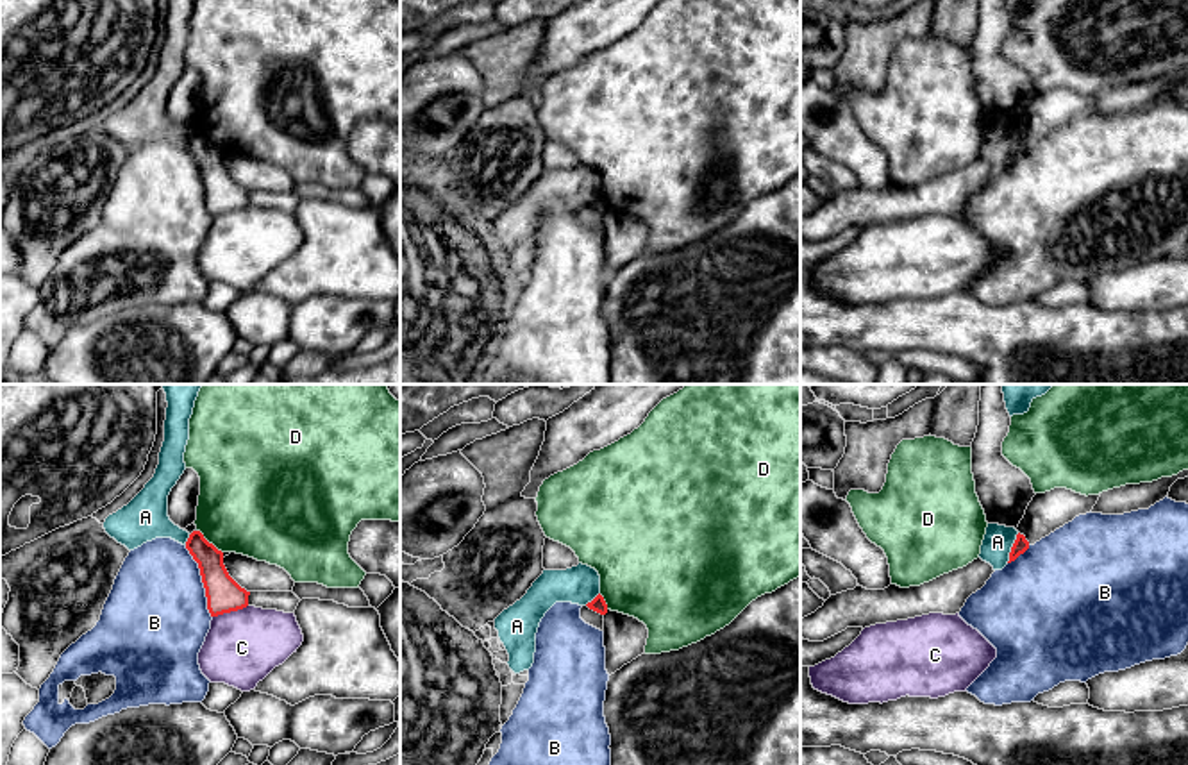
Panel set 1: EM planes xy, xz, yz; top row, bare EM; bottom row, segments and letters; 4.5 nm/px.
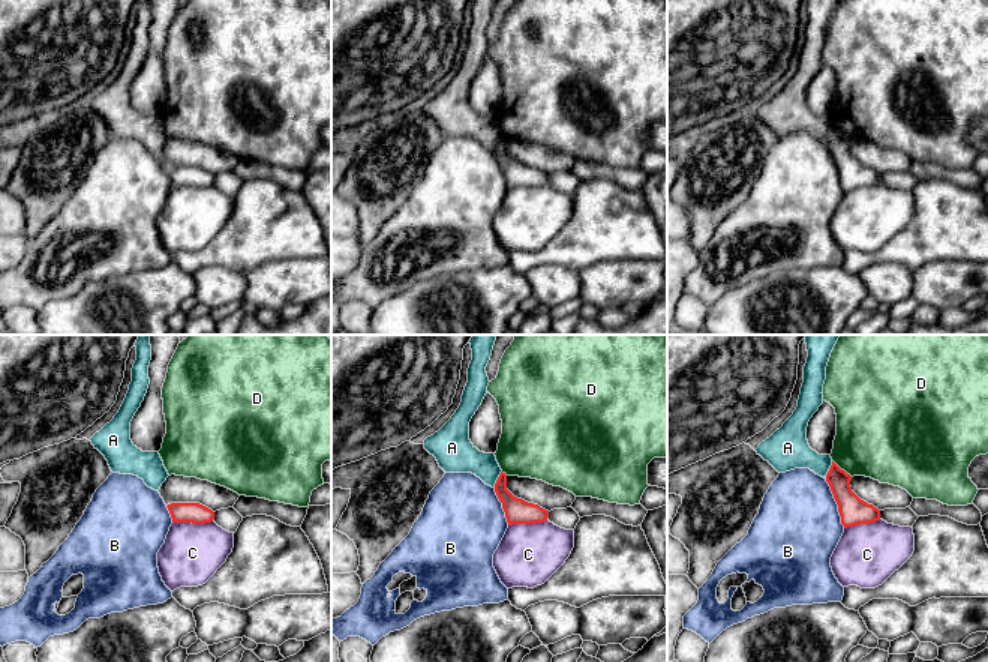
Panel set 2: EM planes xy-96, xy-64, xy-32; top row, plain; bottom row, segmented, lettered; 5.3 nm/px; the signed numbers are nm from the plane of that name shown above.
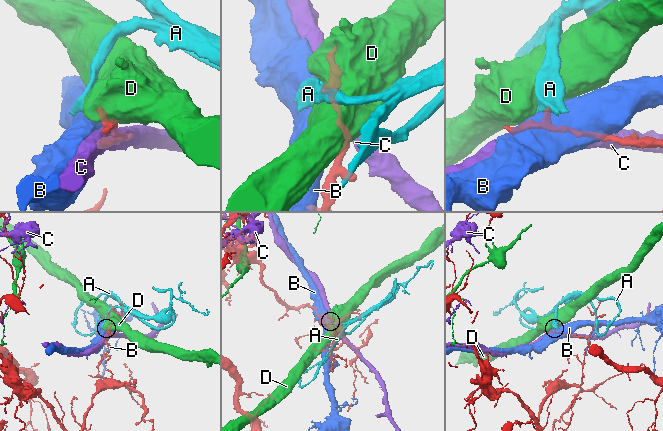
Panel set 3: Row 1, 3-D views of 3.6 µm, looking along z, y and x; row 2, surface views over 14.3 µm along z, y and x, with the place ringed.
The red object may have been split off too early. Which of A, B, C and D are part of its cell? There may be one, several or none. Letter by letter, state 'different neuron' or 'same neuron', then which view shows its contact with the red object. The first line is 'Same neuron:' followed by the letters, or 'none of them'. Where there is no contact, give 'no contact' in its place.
Same neuron: none of them
A: different neuron; meets red in yz
B: different neuron; meets red in xy
C: different neuron; meets red in xy
D: different neuron; meets red in xy

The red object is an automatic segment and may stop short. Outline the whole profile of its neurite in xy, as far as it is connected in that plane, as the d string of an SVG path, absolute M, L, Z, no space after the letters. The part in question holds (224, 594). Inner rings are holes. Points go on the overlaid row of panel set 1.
M193 531L186 549L198 563L211 617L238 611L248 606L248 595L227 572L223 552L209 543L200 531Z

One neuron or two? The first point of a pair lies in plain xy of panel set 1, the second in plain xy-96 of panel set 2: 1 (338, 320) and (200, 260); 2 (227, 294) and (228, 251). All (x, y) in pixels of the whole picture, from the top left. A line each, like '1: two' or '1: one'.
1: two
2: one

